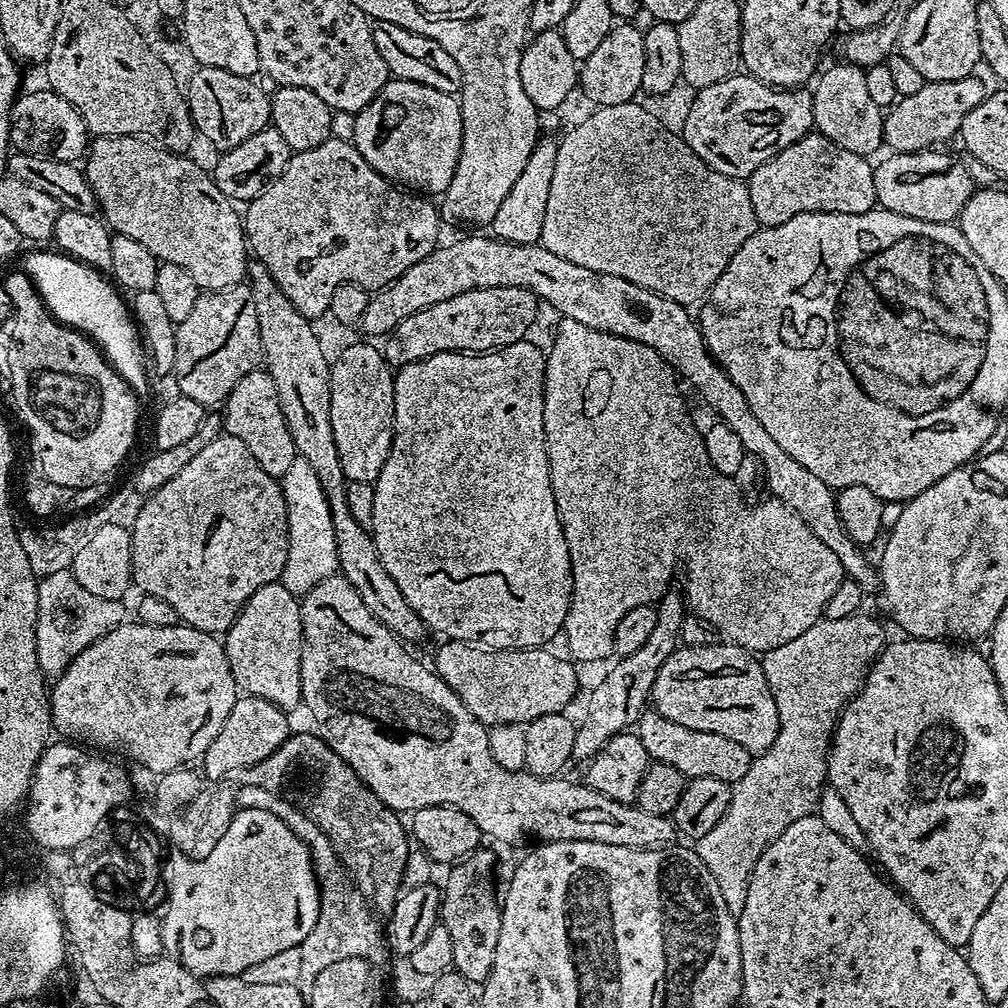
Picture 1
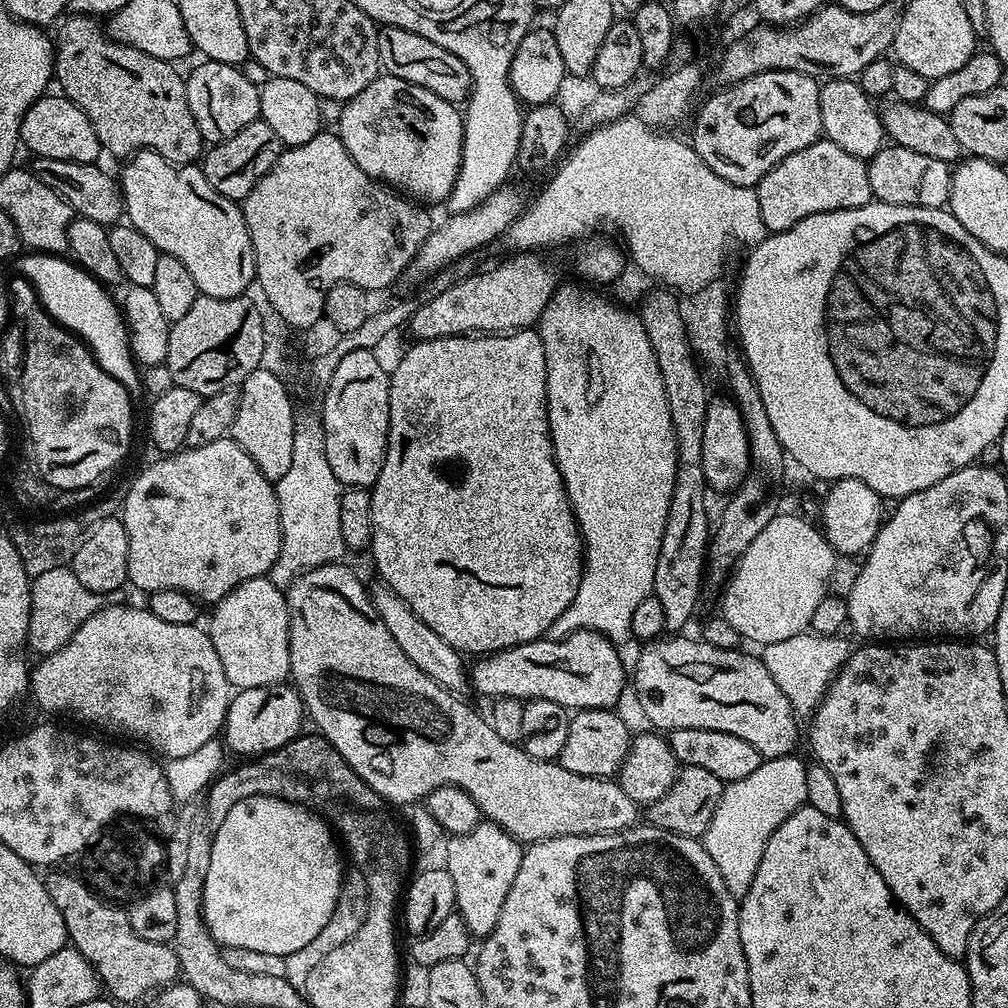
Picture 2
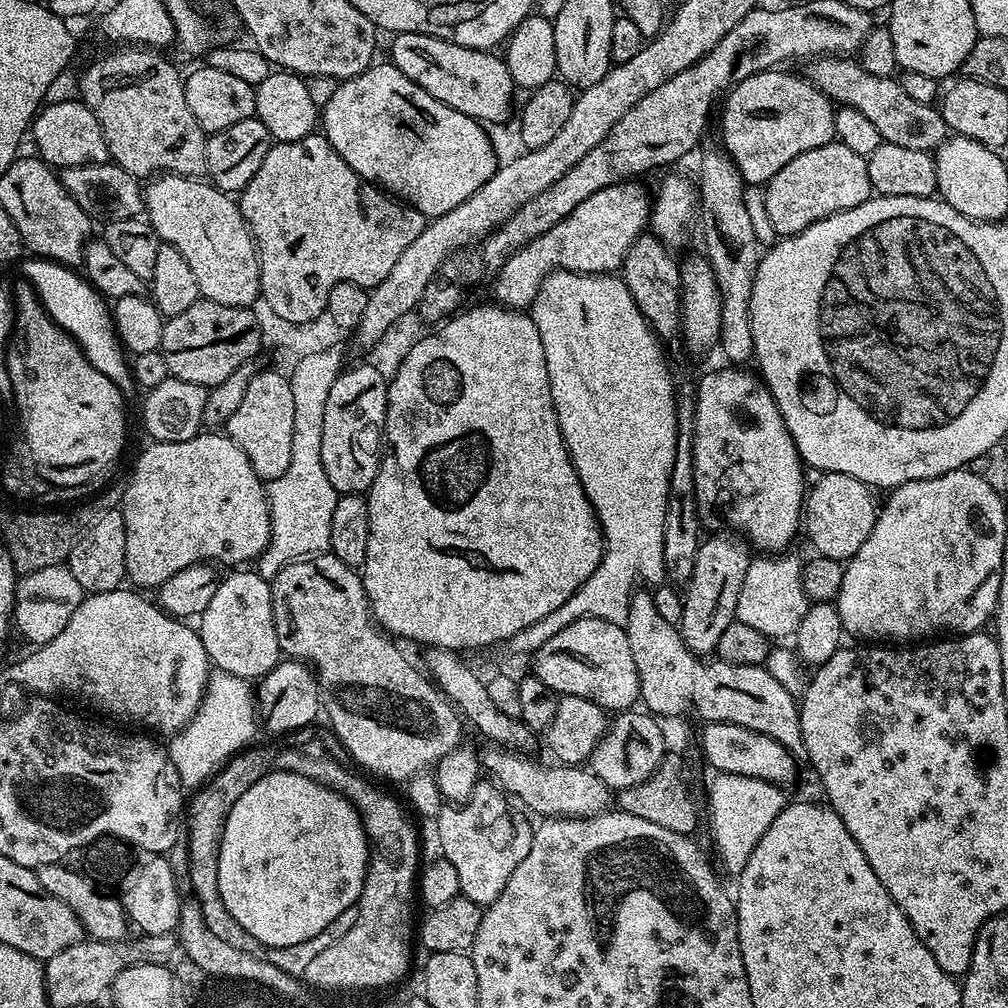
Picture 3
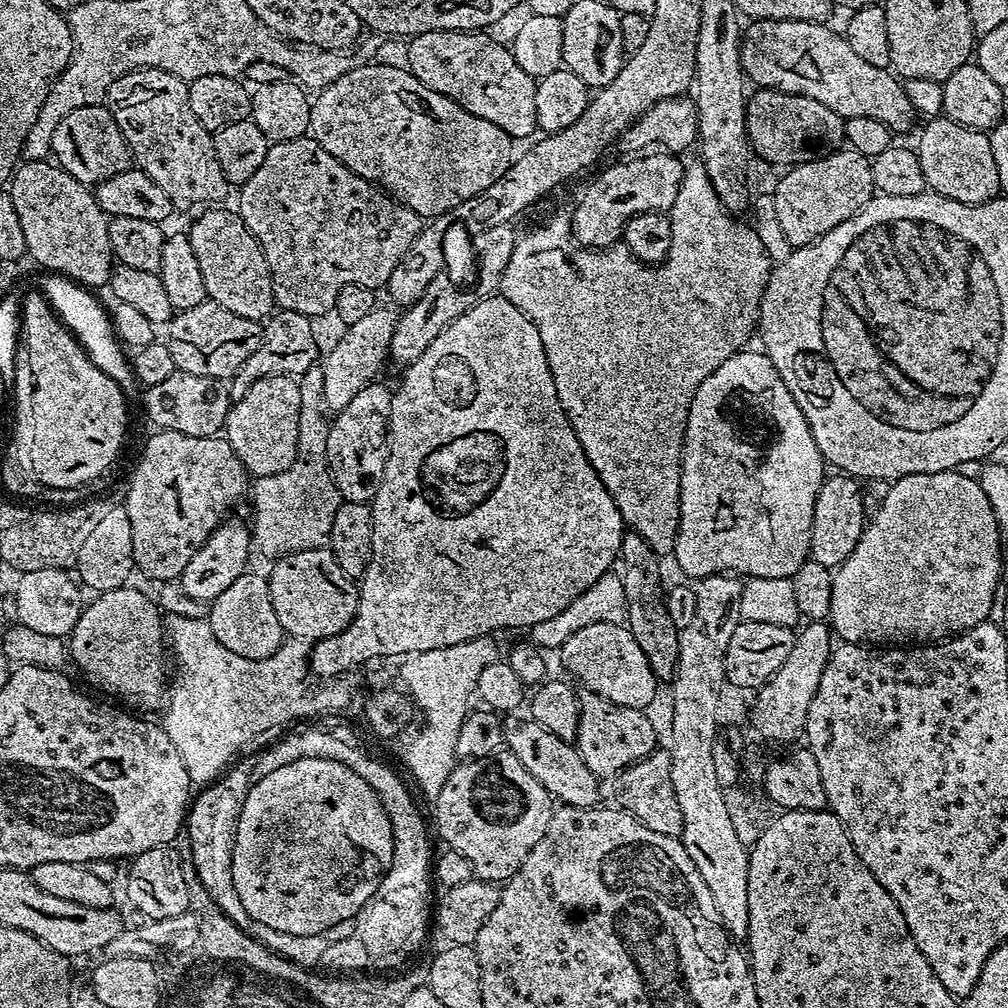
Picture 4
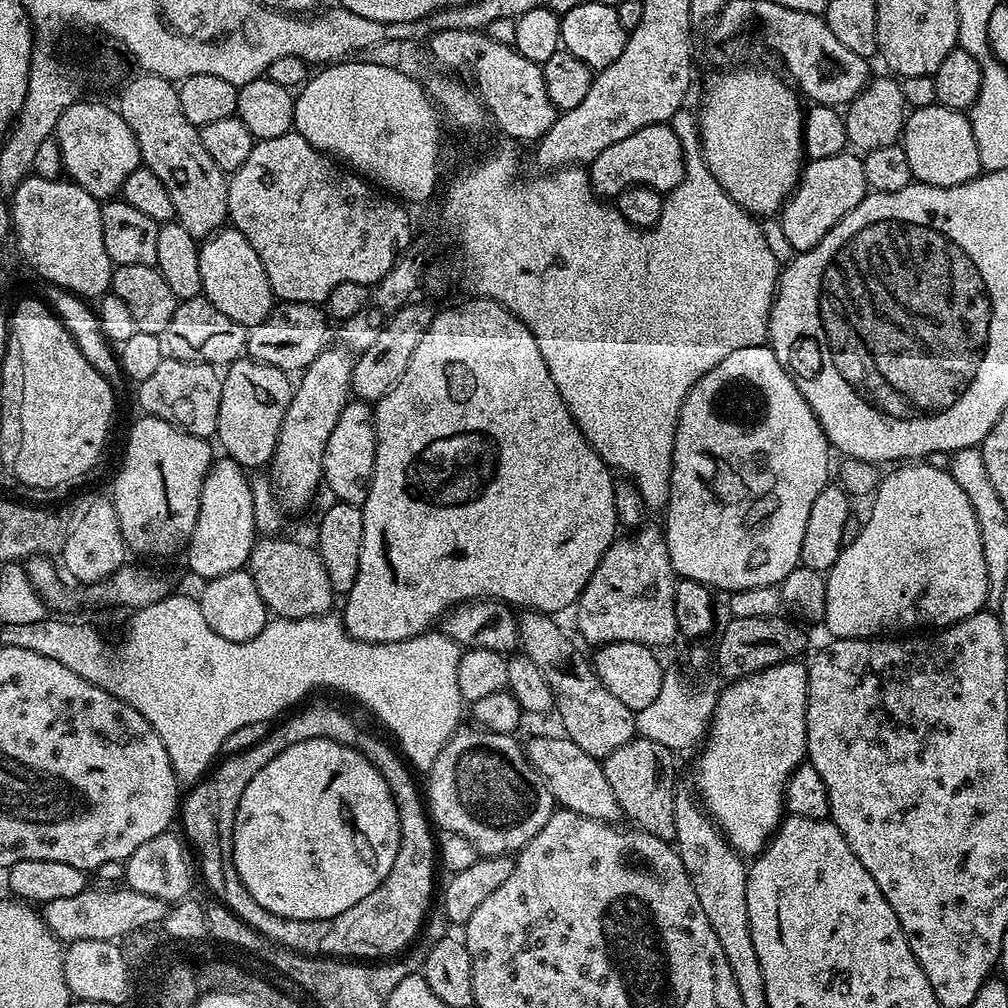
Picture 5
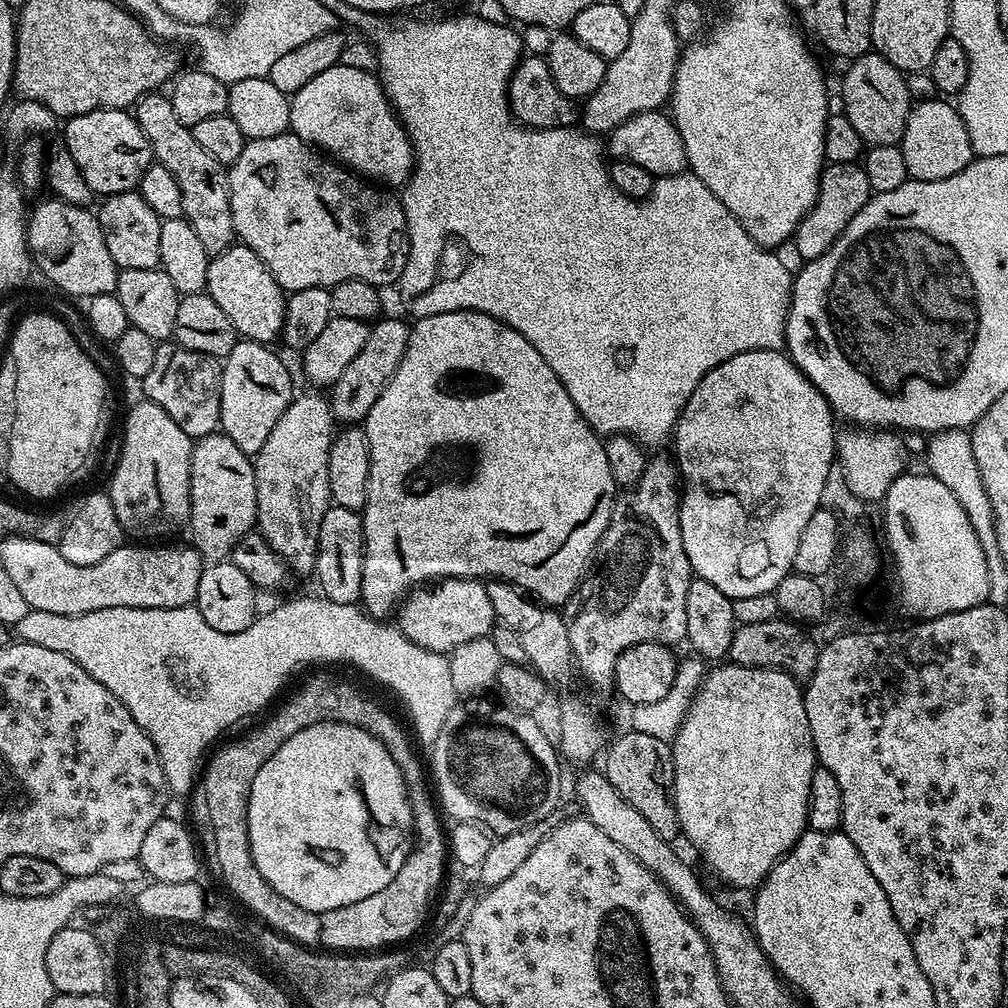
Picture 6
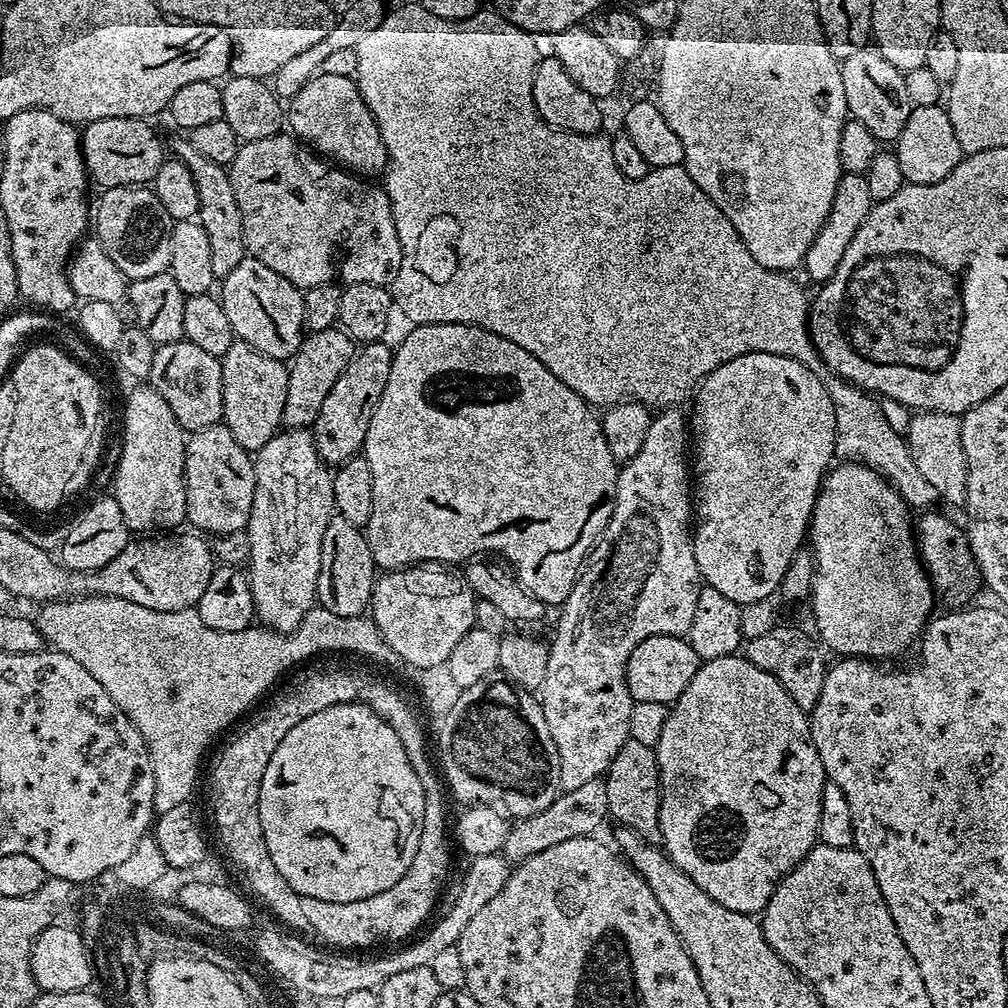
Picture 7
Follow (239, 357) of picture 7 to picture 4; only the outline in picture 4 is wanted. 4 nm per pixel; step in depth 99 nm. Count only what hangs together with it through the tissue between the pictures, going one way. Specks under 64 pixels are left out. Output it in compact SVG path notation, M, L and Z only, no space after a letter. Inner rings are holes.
M263 376L253 380L224 416L223 439L249 477L274 475L293 459L297 412L302 406L296 382L290 376Z

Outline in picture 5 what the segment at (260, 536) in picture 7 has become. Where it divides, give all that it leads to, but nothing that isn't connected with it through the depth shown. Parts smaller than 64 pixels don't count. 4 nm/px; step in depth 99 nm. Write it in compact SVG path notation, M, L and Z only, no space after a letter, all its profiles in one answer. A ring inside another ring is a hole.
M329 346L324 349L310 366L304 369L295 385L292 401L286 410L286 418L282 418L282 430L278 434L276 449L270 461L270 479L275 497L279 506L285 513L300 512L316 496L316 487L321 487L324 479L324 455L326 454L326 442L330 438L334 426L338 422L338 414L347 406L352 390L352 366L354 360L343 347Z

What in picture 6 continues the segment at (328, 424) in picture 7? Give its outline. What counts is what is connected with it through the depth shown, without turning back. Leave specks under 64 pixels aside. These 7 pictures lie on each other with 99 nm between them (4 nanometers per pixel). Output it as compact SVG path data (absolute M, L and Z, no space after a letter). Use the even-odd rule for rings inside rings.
M380 318L371 325L368 341L361 352L342 371L342 376L330 388L330 403L333 417L341 425L356 426L366 418L370 406L378 402L378 394L390 382L390 378L398 370L408 345L409 325L400 320L384 320Z

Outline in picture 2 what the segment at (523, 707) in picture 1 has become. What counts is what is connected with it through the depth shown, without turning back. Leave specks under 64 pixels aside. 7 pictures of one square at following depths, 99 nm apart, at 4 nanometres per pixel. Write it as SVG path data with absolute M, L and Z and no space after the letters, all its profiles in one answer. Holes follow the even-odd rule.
M583 628L563 640L541 638L485 655L470 668L470 684L487 698L509 696L521 702L549 700L569 710L615 709L624 692L621 649L602 634Z

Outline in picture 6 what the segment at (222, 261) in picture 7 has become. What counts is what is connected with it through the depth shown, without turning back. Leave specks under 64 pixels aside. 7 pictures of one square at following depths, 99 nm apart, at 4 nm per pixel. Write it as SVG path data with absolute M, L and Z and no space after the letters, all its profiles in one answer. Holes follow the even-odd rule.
M155 91L140 99L139 104L135 105L134 115L150 142L155 163L166 166L182 190L183 219L194 226L194 234L198 234L202 246L206 246L209 257L218 256L238 240L234 214L230 210L228 168L220 164L214 154L206 154L206 150L198 146L191 127L178 122L171 99L160 95L164 94Z

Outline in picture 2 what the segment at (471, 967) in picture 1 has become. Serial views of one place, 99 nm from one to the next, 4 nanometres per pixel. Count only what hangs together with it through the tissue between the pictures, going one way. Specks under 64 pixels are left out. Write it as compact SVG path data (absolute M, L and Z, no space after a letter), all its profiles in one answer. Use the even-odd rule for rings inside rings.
M482 822L466 834L452 836L447 844L447 870L454 880L457 895L455 911L466 922L473 937L488 936L498 922L498 914L502 914L502 902L506 902L506 894L510 894L518 866L522 866L524 848L521 841L515 840L502 826Z

